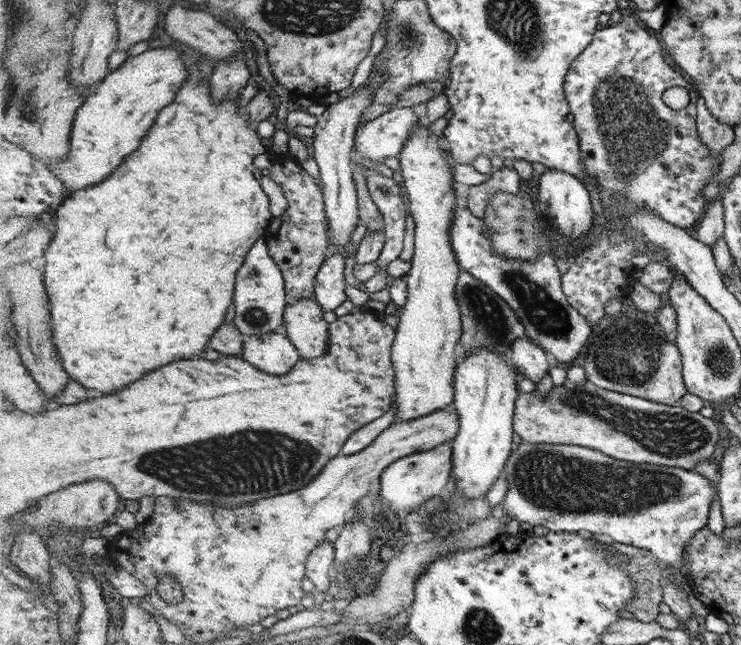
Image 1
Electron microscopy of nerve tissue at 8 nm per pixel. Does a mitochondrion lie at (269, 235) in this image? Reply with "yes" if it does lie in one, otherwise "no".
no

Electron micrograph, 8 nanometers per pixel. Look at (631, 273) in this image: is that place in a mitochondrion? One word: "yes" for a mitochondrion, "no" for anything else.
no

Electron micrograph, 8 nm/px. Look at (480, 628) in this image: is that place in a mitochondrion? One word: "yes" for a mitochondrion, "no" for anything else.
yes

